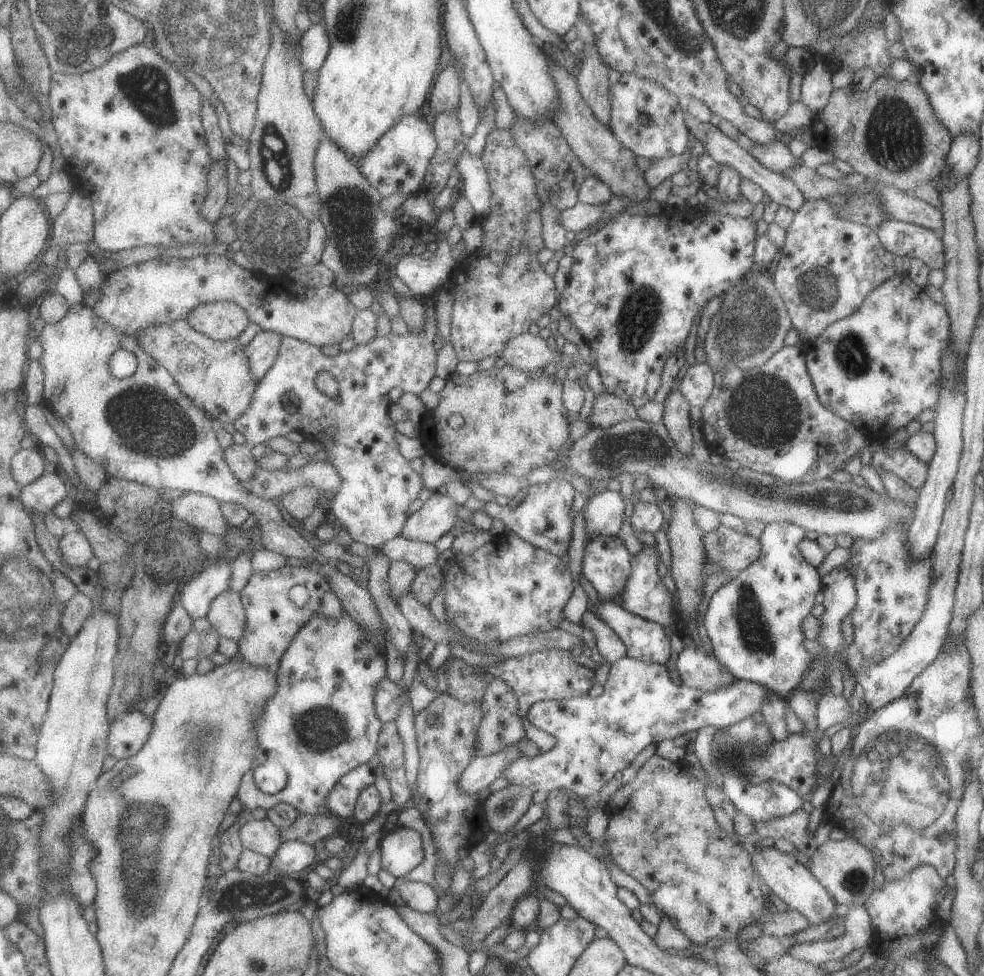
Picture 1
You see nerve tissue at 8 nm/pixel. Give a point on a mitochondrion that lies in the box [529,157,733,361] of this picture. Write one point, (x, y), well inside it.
(639, 312)

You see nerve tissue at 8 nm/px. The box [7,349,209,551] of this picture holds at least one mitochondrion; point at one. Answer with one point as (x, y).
(148, 419)

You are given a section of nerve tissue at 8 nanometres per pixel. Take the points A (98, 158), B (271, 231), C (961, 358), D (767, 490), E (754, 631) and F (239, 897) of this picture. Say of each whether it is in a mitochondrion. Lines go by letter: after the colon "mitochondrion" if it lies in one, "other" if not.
A: other
B: mitochondrion
C: other
D: mitochondrion
E: mitochondrion
F: mitochondrion

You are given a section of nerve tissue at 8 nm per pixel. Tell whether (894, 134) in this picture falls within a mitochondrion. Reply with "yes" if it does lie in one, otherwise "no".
yes

